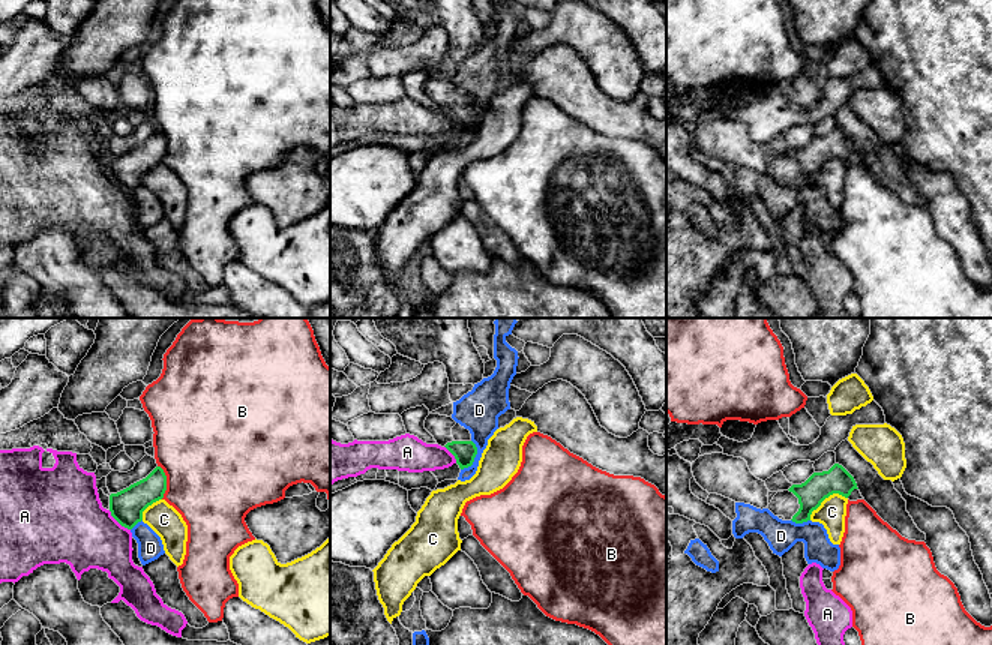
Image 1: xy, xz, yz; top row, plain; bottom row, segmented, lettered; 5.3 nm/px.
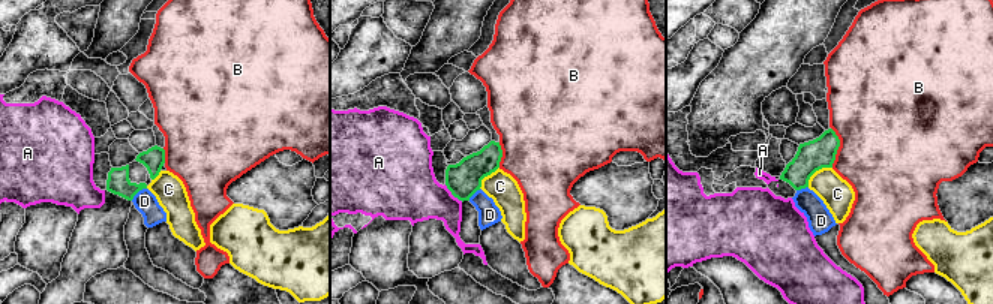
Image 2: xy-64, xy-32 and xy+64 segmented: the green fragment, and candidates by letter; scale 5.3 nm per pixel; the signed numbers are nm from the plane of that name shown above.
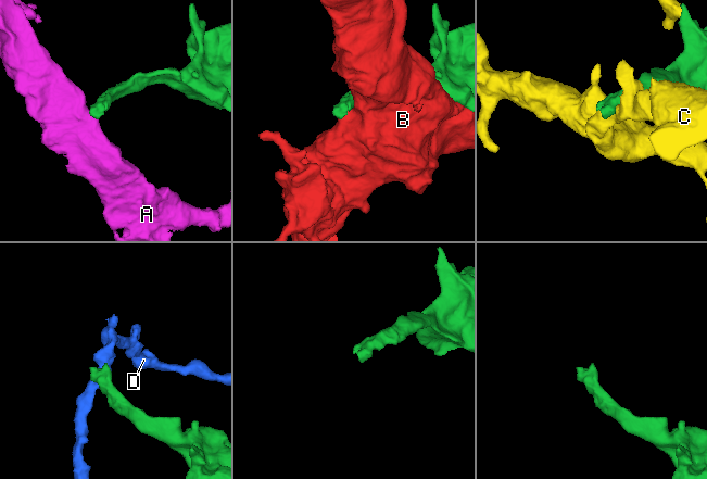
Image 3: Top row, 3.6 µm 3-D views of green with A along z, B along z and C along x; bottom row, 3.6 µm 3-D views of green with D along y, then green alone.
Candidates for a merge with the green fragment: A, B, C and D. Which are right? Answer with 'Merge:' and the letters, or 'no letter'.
Merge: no letter

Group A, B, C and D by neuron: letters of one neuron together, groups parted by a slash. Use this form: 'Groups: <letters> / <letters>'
Groups: A / B / C / D

